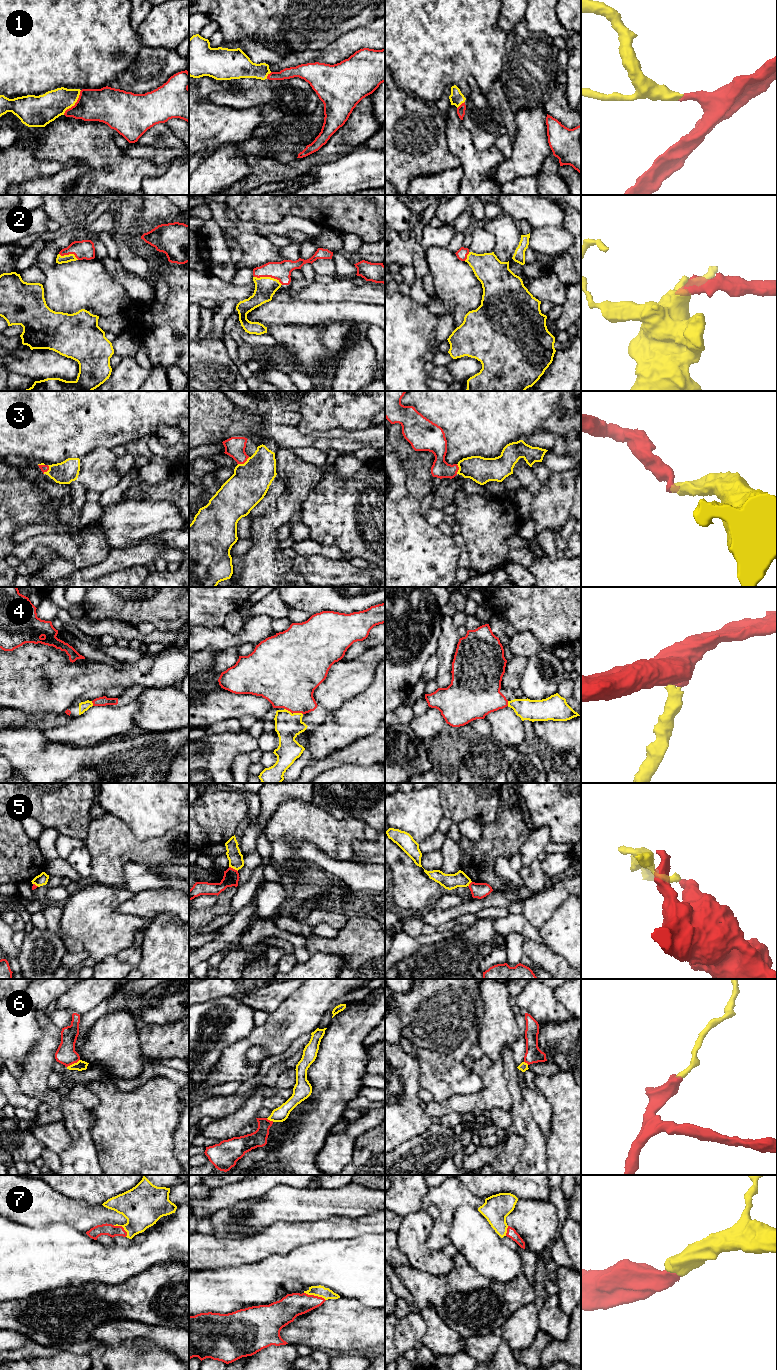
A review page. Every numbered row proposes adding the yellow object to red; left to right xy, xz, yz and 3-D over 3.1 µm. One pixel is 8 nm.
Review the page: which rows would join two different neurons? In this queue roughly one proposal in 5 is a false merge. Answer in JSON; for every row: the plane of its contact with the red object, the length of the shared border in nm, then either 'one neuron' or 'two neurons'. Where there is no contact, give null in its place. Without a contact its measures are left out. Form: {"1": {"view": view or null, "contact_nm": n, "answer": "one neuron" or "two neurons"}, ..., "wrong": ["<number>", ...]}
{"1": {"view": "xy", "contact_nm": 240, "answer": "one neuron"}, "2": {"view": "xz", "contact_nm": 240, "answer": "one neuron"}, "3": {"view": "xz", "contact_nm": 110, "answer": "one neuron"}, "4": {"view": "xz", "contact_nm": 80, "answer": "one neuron"}, "5": {"view": "xz", "contact_nm": 80, "answer": "two neurons"}, "6": {"view": "xy", "contact_nm": 120, "answer": "two neurons"}, "7": {"view": "xz", "contact_nm": 190, "answer": "one neuron"}, "wrong": ["5", "6"]}

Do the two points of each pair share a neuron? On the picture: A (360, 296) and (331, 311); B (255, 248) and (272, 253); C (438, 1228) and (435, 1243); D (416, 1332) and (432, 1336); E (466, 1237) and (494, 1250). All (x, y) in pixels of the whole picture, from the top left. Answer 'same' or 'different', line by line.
A: different
B: same
C: same
D: different
E: same

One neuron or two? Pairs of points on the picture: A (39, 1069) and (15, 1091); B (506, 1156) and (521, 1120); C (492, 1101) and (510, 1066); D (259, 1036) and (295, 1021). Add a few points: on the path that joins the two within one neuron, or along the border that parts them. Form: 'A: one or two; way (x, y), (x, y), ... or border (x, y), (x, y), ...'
A: two; border (16, 1079), (20, 1088), (26, 1094), (39, 1101)
B: two; border (509, 1133), (524, 1140), (525, 1148), (518, 1158)
C: two; border (500, 1059), (506, 1088), (513, 1099)
D: one; way (268, 1036), (275, 1035), (280, 1030), (286, 1030)

